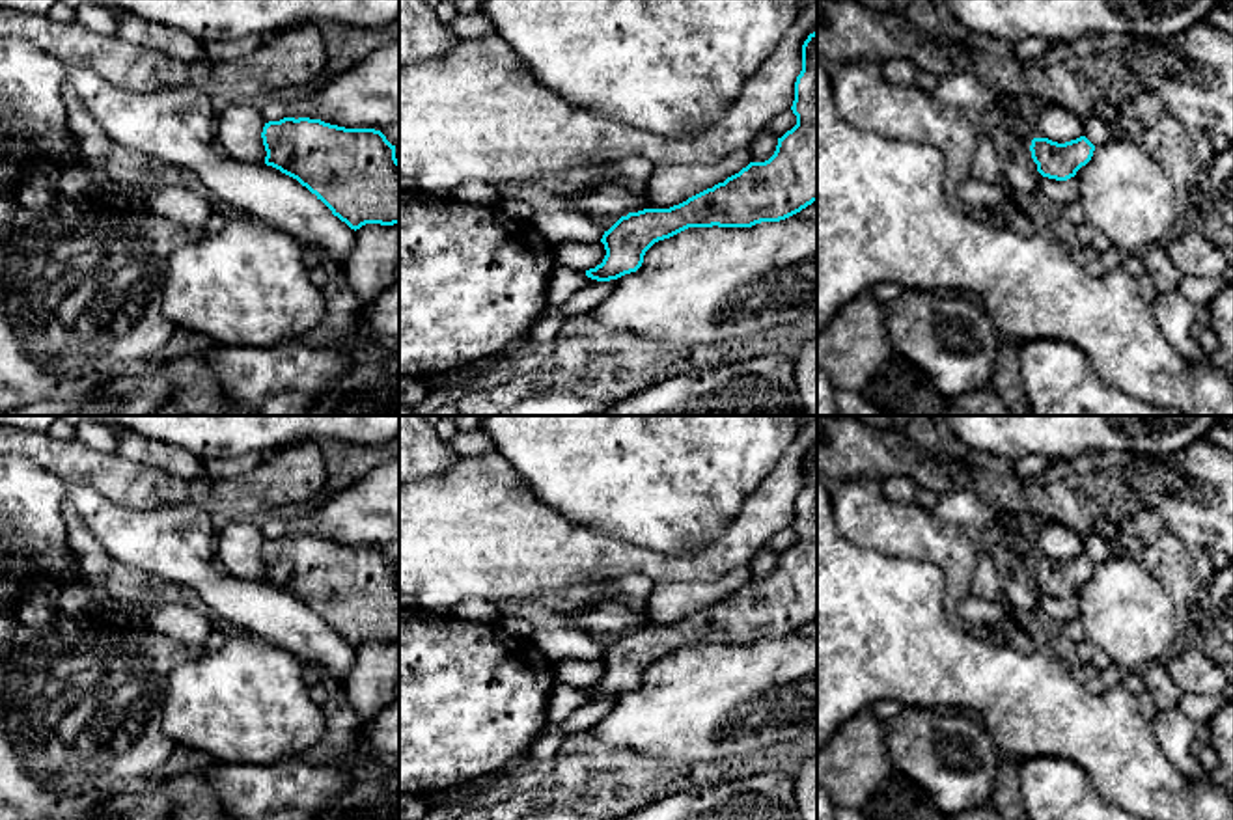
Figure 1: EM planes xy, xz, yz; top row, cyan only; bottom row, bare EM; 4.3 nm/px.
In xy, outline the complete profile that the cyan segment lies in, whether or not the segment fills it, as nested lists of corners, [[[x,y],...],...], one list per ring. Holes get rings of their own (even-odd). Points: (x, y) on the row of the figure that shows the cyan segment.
[[[310,117],[269,121],[265,164],[297,179],[351,229],[399,224],[399,160],[381,130]]]

